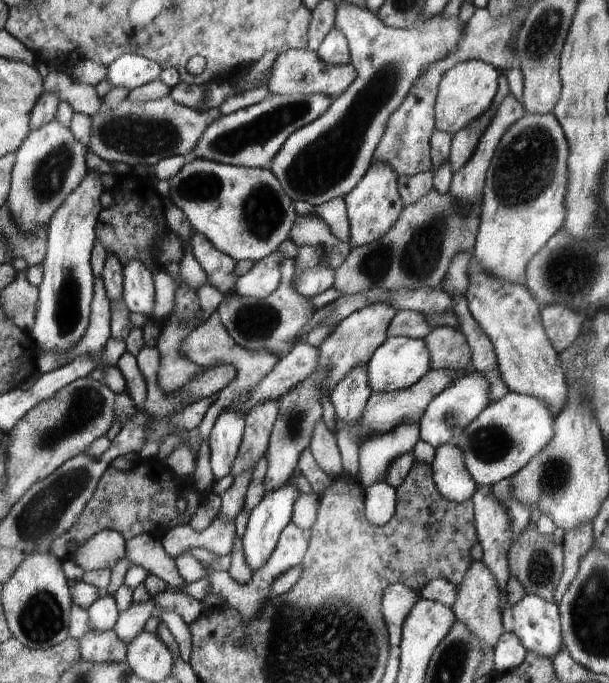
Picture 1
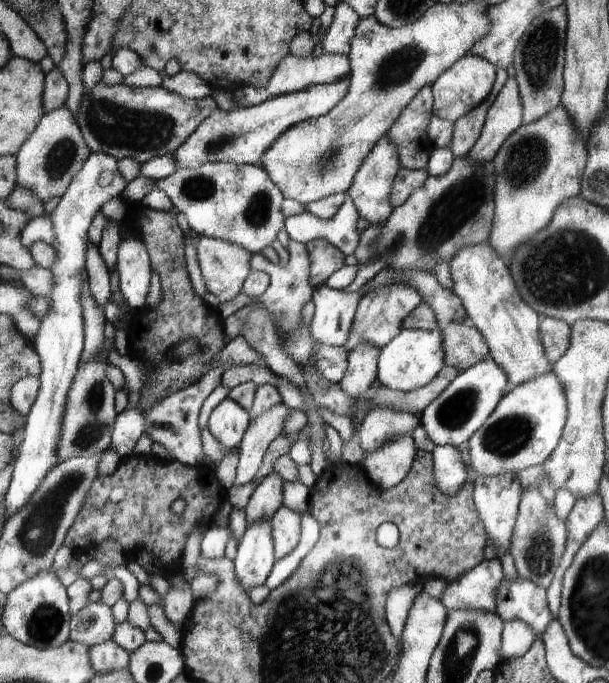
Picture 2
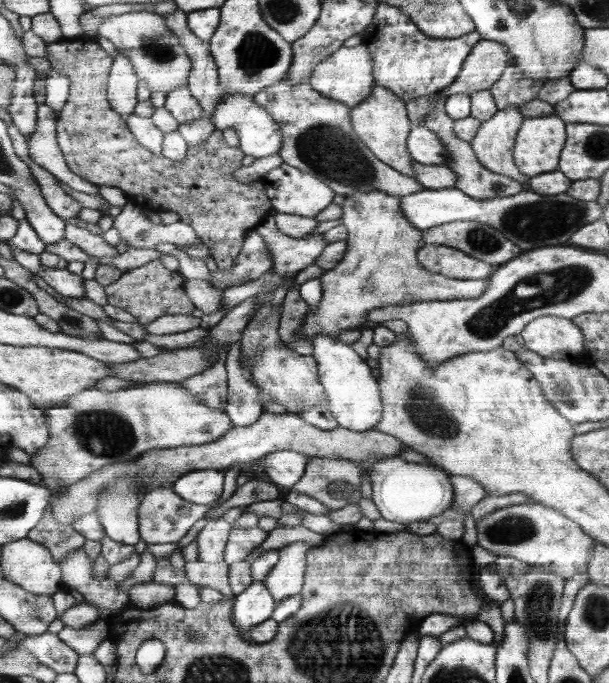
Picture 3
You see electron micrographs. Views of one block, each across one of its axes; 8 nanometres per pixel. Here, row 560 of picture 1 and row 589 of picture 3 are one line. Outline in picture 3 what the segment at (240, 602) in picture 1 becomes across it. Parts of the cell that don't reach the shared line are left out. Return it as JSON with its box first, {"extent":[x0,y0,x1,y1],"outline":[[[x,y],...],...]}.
{"extent":[263,541,312,604],"outline":[[[298,541],[288,544],[280,549],[280,556],[270,574],[263,580],[271,595],[275,597],[275,604],[282,603],[284,599],[291,598],[292,595],[300,594],[303,590],[307,568],[307,553],[312,546],[306,542]]]}

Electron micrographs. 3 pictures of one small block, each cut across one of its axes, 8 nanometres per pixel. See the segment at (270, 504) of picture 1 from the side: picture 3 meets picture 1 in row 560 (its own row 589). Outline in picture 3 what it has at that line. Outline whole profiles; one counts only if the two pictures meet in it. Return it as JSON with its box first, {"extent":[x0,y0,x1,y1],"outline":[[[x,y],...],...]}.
{"extent":[233,581,275,630],"outline":[[[252,581],[242,593],[233,600],[233,623],[241,630],[251,630],[257,624],[270,619],[275,610],[273,597],[263,581]]]}

